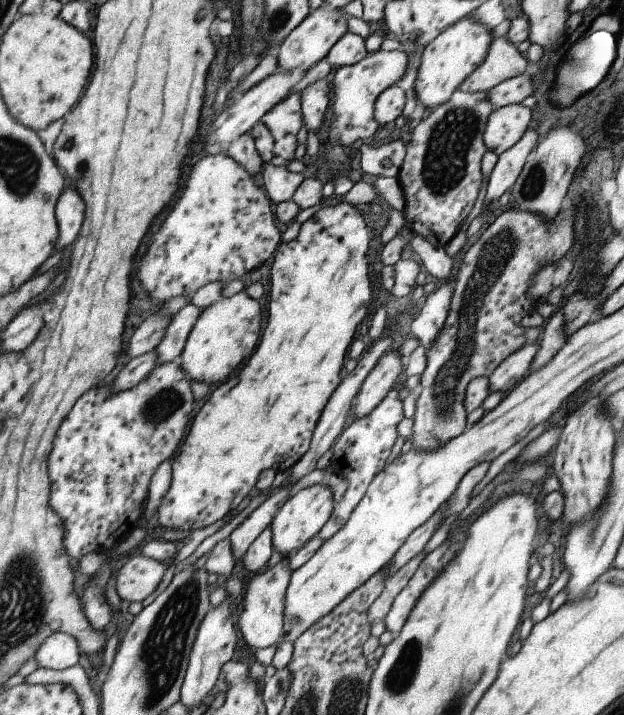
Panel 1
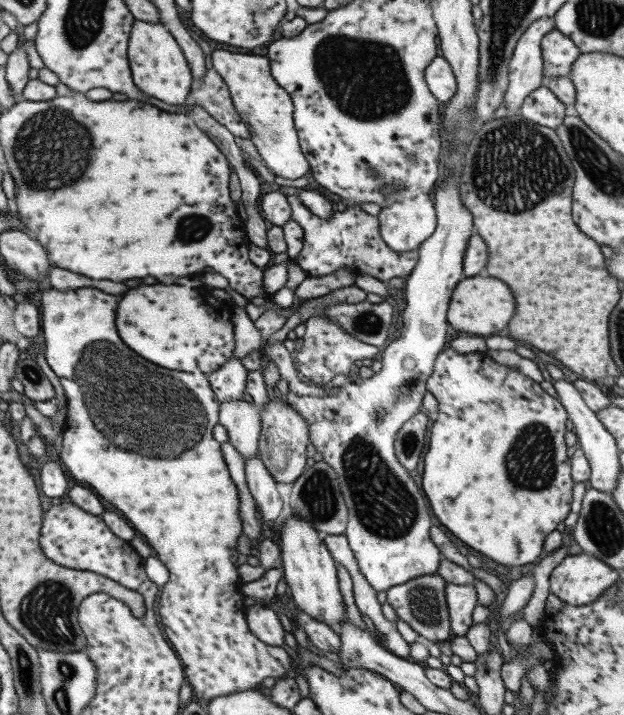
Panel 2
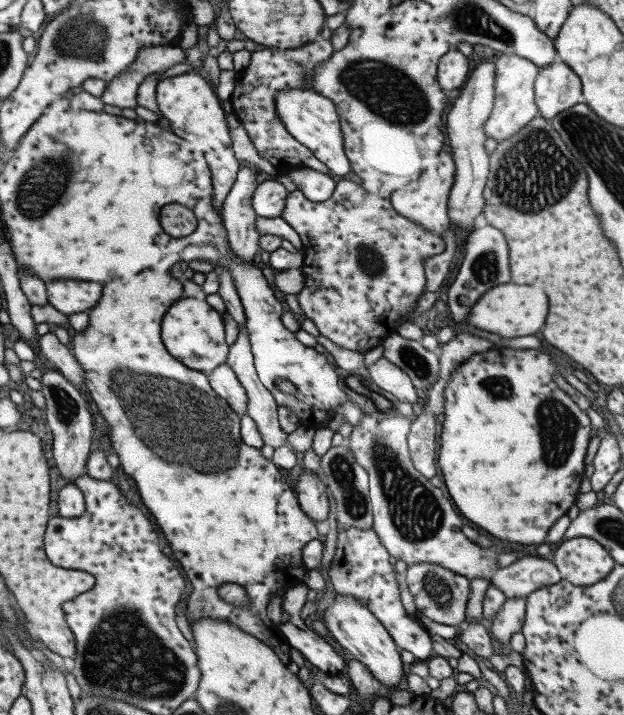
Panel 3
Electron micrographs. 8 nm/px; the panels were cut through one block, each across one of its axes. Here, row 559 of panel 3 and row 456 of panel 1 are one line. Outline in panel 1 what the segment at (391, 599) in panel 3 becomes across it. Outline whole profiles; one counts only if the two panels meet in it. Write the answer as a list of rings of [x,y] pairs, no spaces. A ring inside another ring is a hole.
[[[398,387],[389,390],[383,400],[367,416],[355,418],[347,428],[343,428],[330,446],[329,466],[333,473],[344,478],[347,490],[343,492],[339,502],[333,503],[330,517],[323,525],[323,528],[316,534],[317,538],[323,541],[331,538],[347,522],[353,508],[363,498],[369,482],[375,478],[375,474],[379,474],[383,470],[384,464],[391,453],[391,446],[393,446],[393,442],[398,436],[397,424],[403,418],[401,400],[399,400],[397,392]]]

